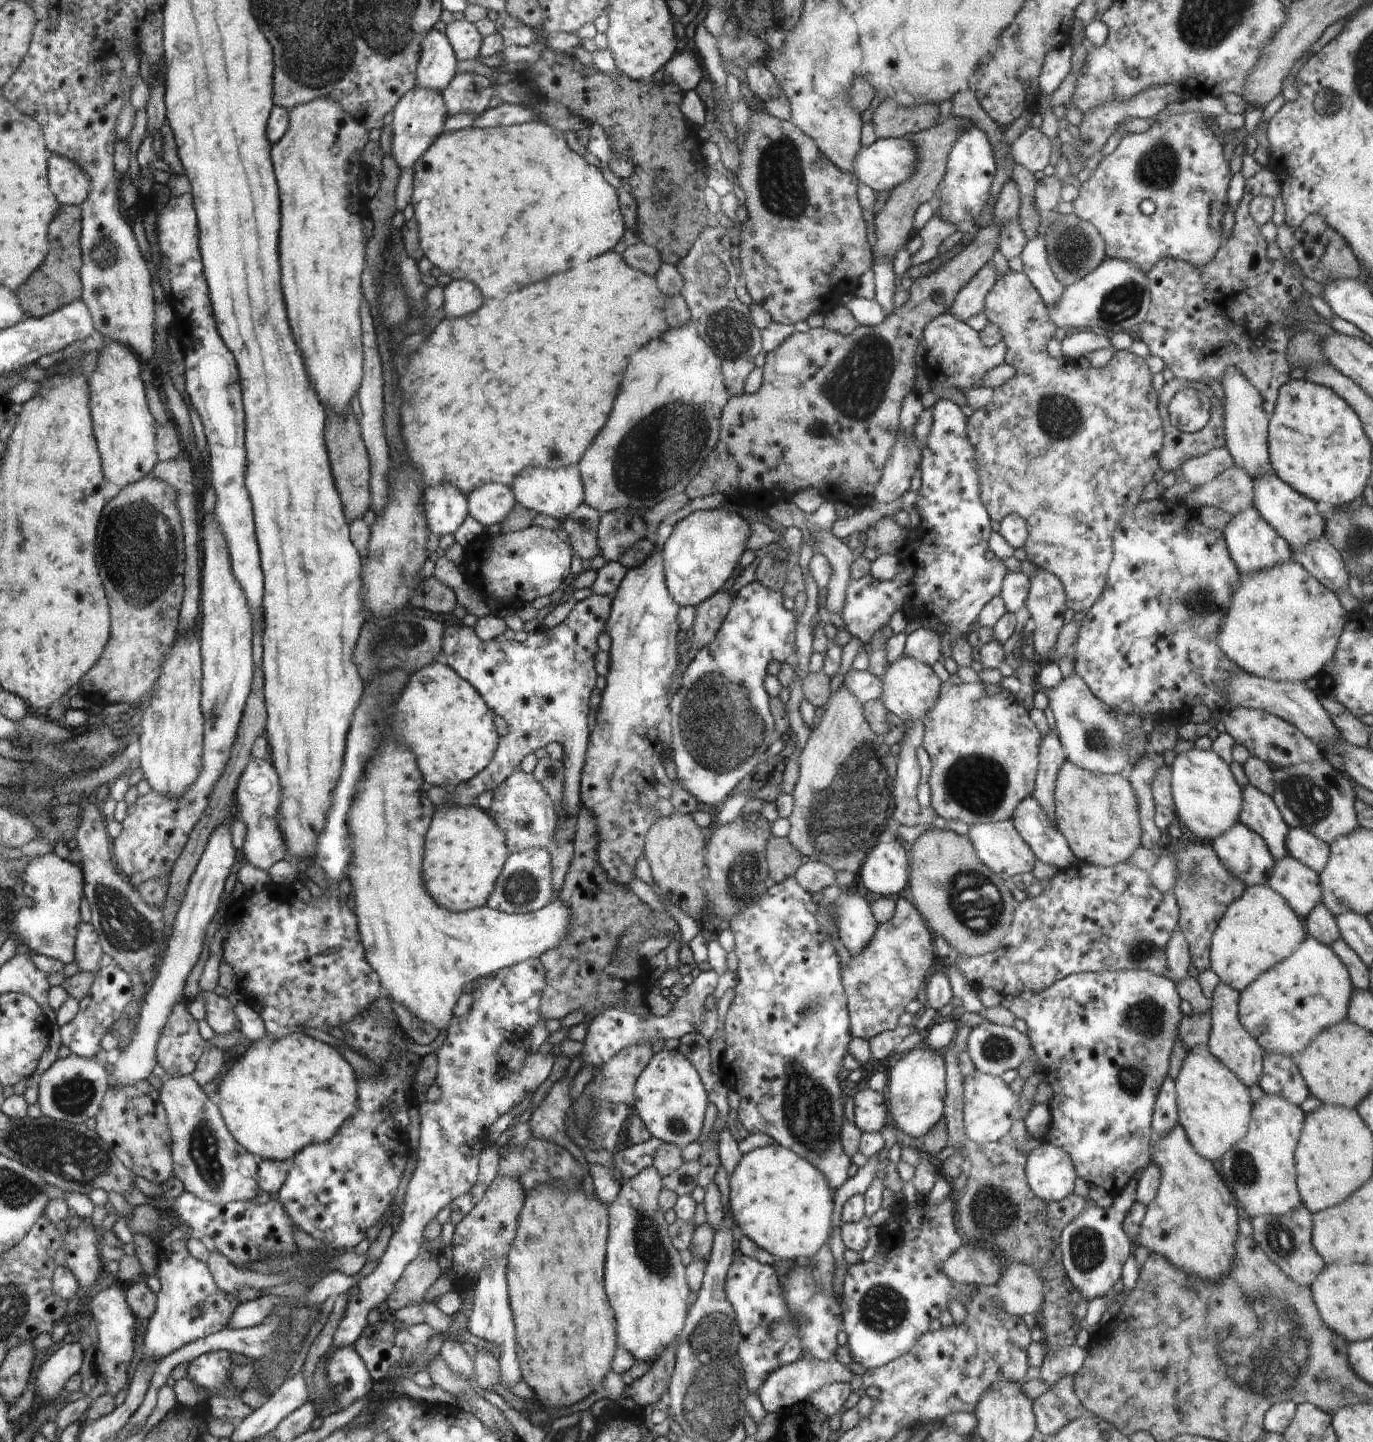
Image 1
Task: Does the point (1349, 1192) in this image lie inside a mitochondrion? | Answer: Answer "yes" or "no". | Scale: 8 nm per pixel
no

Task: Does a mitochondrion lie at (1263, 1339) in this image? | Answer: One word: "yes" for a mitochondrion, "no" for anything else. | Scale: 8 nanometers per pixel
yes

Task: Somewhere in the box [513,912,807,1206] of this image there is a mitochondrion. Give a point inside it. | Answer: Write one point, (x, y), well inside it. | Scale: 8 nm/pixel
(677, 1125)

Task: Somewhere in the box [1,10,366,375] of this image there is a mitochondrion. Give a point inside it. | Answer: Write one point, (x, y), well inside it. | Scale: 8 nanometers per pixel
(105, 252)

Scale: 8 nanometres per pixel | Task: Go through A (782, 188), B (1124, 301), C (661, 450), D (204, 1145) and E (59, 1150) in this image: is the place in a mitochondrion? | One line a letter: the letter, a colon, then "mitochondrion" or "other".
A: mitochondrion
B: mitochondrion
C: mitochondrion
D: mitochondrion
E: mitochondrion

